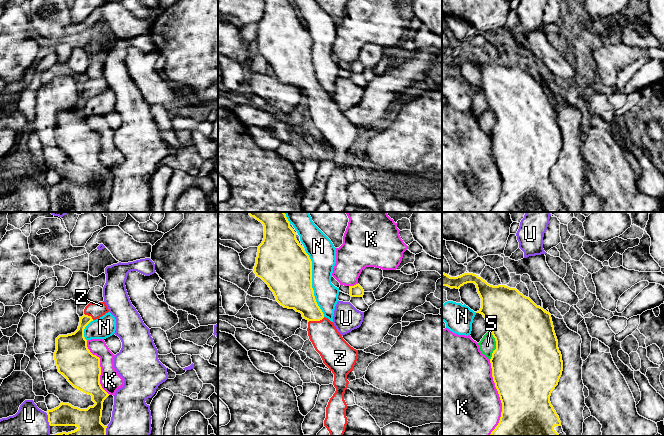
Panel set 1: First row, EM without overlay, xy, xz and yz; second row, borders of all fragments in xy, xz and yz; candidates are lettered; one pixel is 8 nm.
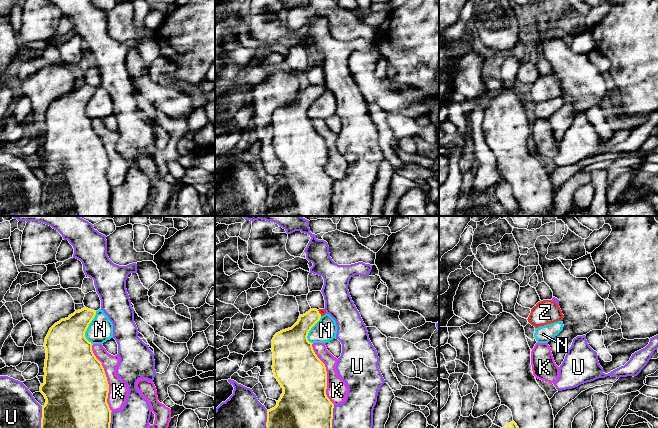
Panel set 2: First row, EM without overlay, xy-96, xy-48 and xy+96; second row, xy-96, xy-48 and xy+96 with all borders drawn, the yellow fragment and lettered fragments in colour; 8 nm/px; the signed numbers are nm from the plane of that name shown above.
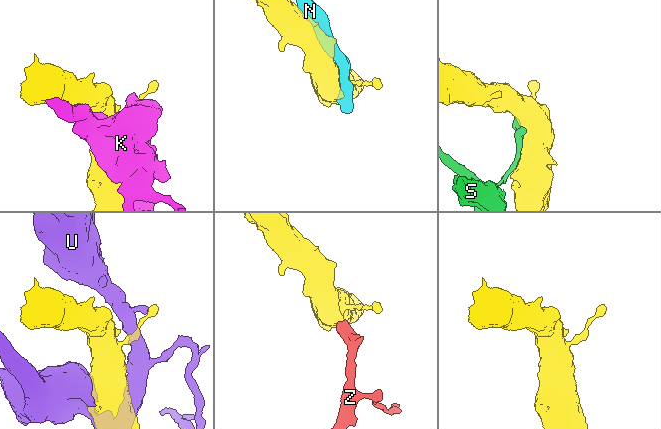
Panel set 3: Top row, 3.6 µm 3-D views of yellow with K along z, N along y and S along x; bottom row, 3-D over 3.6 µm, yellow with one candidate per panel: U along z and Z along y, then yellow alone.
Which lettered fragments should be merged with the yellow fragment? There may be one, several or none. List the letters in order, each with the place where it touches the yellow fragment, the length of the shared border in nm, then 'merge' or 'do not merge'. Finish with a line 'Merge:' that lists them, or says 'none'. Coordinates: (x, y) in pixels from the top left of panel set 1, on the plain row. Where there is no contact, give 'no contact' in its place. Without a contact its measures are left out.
K: contact yz (500, 174); length 600 nm; do not merge
N: contact xz (311, 59); length 550 nm; do not merge
S: contact yz (496, 121); length 240 nm; do not merge
U: contact xy (48, 195); length 110 nm; do not merge
Z: contact xz (316, 96); length 140 nm; merge
Merge: Z

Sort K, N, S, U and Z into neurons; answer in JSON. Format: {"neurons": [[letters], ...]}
{"neurons": [["K"], ["N"], ["S"], ["U"], ["Z"]]}

